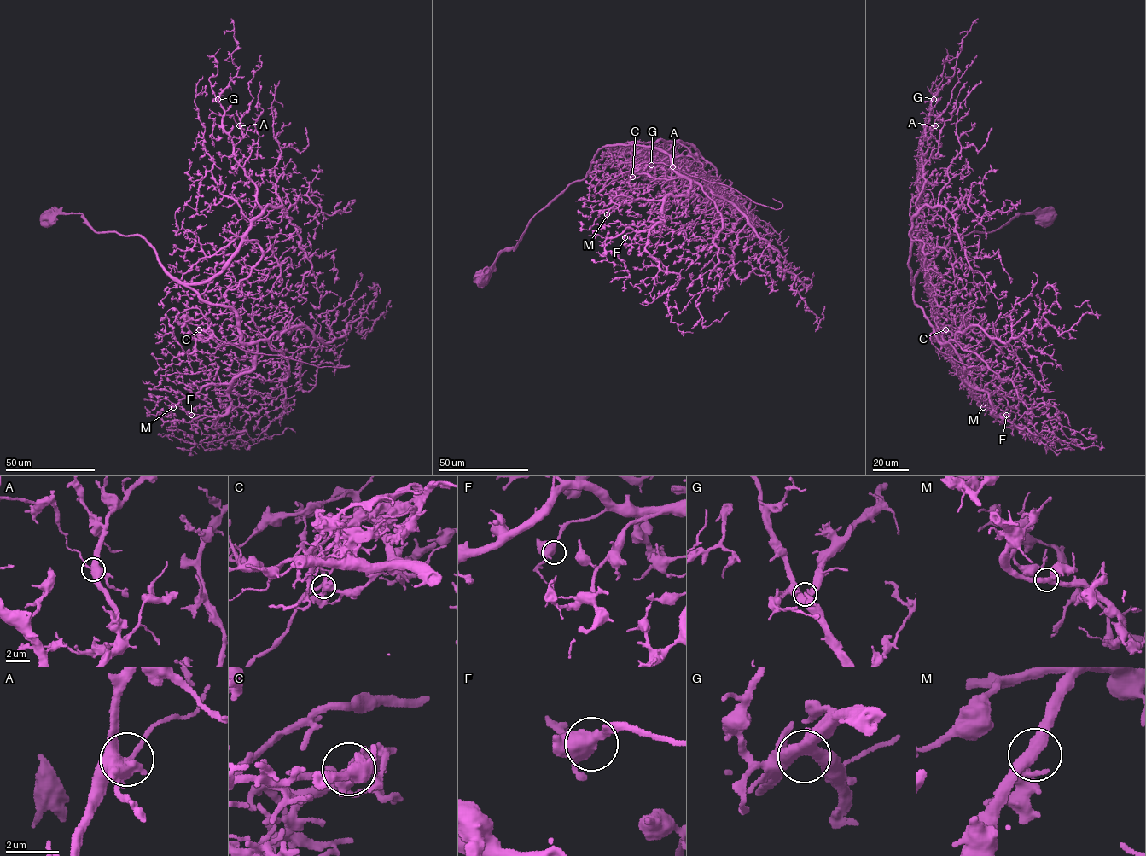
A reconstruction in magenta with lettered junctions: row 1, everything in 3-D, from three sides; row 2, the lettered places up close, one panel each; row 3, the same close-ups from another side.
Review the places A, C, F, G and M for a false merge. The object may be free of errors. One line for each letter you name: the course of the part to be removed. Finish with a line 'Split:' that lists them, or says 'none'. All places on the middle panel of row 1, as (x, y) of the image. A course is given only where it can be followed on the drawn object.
C: (632, 177), (644, 164), (663, 163), (733, 188), (757, 203), (780, 208), (782, 204), (772, 198)
Split: C

